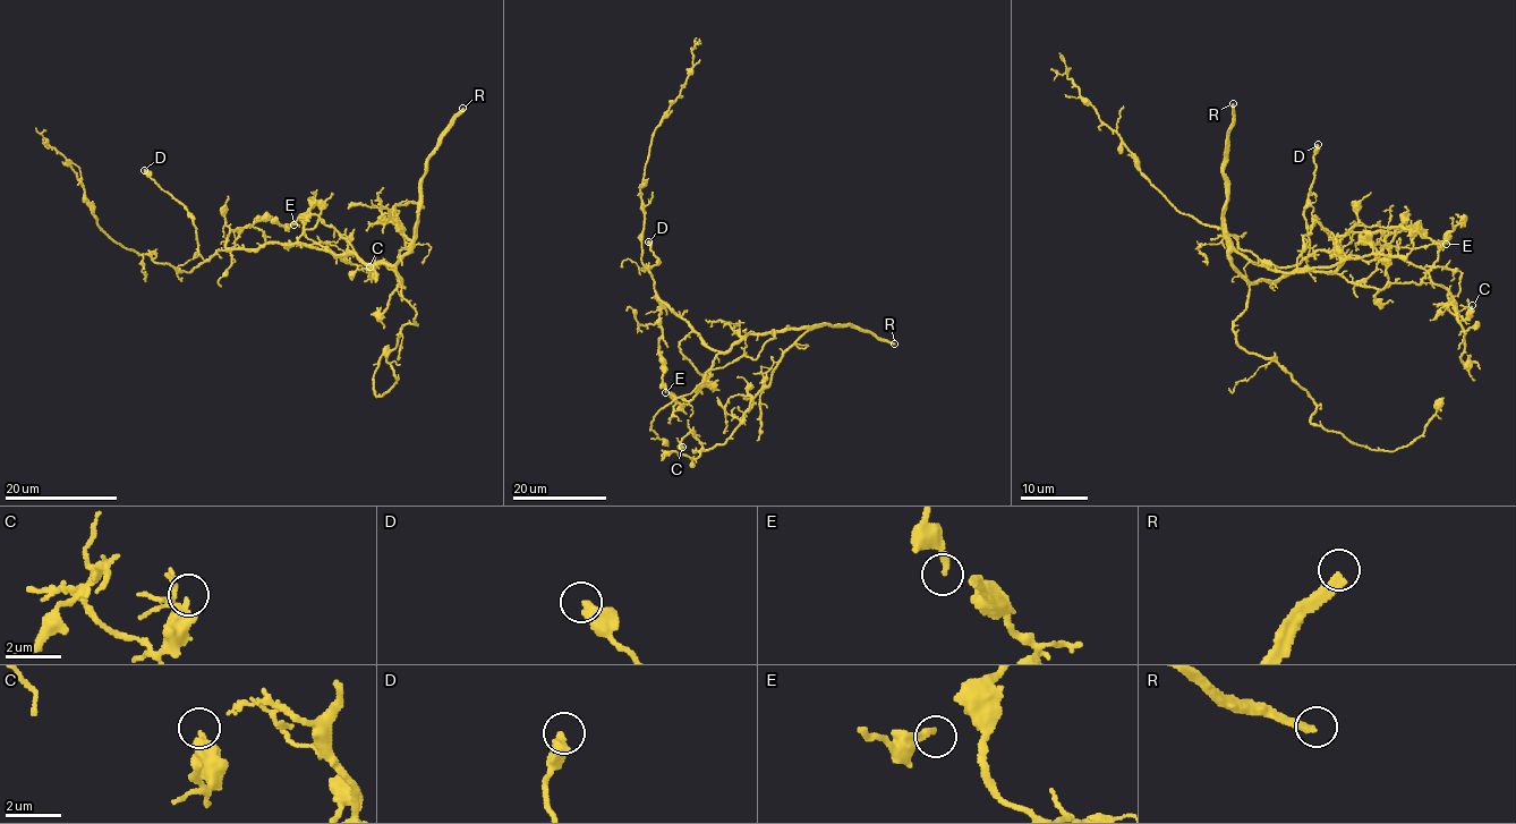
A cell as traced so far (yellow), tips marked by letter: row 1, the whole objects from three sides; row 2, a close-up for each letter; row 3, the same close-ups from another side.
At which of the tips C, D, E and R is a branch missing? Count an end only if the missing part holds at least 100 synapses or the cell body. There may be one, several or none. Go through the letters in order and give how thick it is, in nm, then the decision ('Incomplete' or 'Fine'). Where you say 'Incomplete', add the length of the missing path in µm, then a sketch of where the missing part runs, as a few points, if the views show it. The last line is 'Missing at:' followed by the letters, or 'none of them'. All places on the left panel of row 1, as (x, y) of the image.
C: Thickness 420 nm. Fine
D: Thickness 380 nm. Fine
E: Thickness 160 nm. Fine
R: Thickness 300 nm. Incomplete. Missing length about 160 µm
Missing at: R

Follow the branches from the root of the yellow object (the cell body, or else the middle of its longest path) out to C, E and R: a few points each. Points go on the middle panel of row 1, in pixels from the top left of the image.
C: (703, 345), (726, 351), (748, 334), (807, 329), (727, 441), (705, 449), (690, 432), (682, 447)
E: (703, 345), (688, 323), (656, 297), (661, 305), (658, 347), (665, 392)
R: (703, 345), (726, 351), (748, 334), (839, 323), (853, 324), (894, 343)

